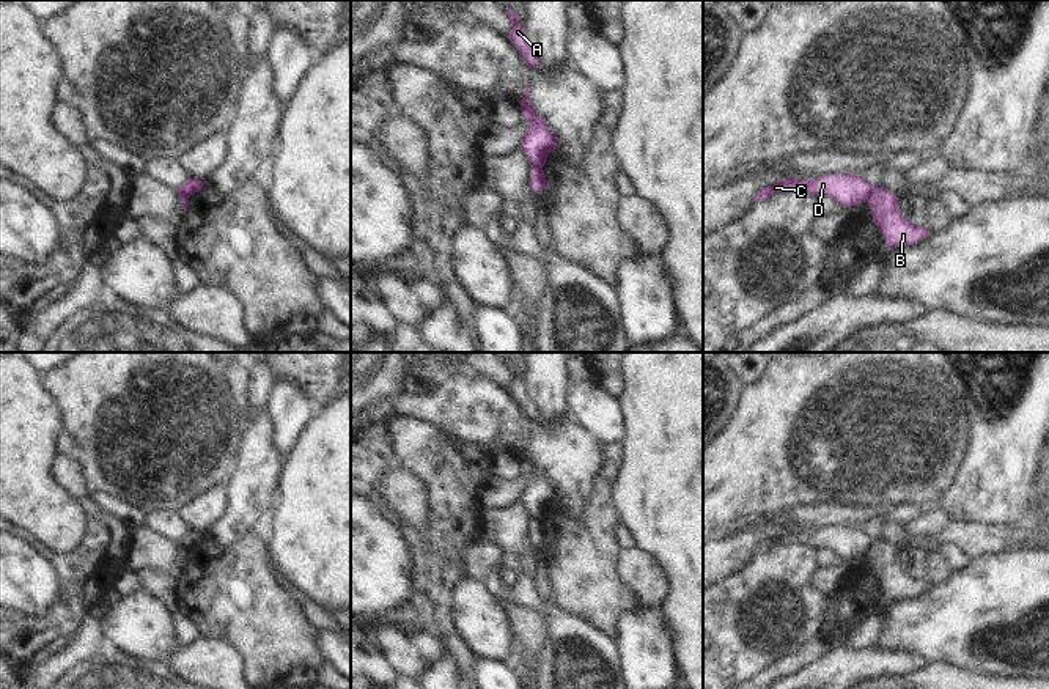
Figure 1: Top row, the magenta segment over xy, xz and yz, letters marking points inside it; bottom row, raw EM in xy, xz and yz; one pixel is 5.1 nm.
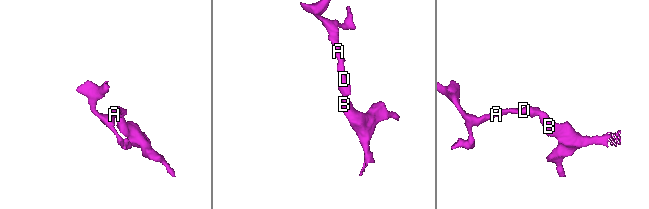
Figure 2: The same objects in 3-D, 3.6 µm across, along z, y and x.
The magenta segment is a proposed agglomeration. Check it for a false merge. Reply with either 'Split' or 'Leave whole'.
Split.

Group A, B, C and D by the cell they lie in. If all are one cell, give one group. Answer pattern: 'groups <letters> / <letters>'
groups A C D / B

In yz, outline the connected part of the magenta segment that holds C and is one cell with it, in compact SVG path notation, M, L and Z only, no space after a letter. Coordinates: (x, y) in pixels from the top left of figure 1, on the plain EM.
M851 525L824 527L813 532L783 532L774 538L761 541L753 554L767 552L774 544L802 544L815 549L830 549L841 558L867 555L874 544L874 538Z

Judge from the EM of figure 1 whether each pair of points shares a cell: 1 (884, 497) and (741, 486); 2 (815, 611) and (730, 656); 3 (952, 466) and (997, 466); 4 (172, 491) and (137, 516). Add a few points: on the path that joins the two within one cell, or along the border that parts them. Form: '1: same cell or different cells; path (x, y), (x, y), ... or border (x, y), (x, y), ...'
1: same cell; path (848, 485), (777, 485)
2: same cell; path (798, 634), (798, 641), (779, 655), (754, 655)
3: different cells; border (971, 431), (969, 449), (953, 475)
4: different cells; border (110, 496), (136, 505), (145, 513)

